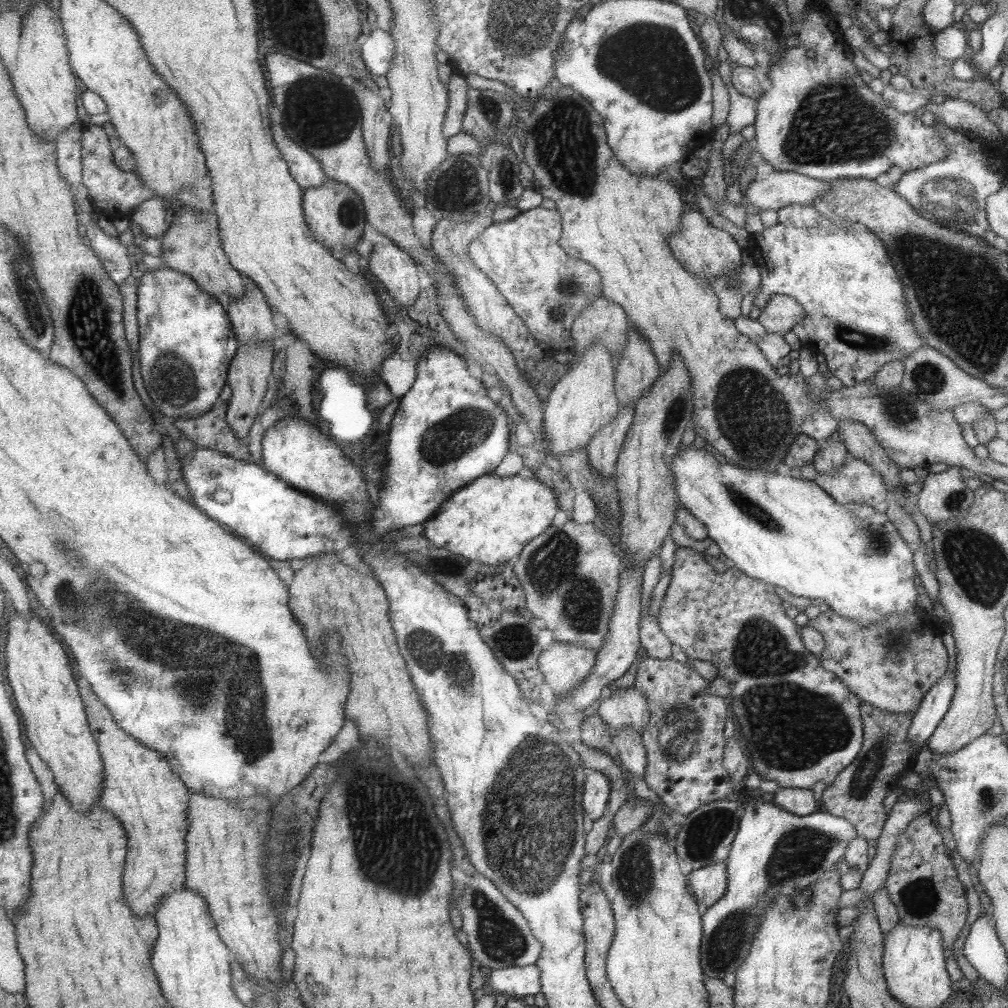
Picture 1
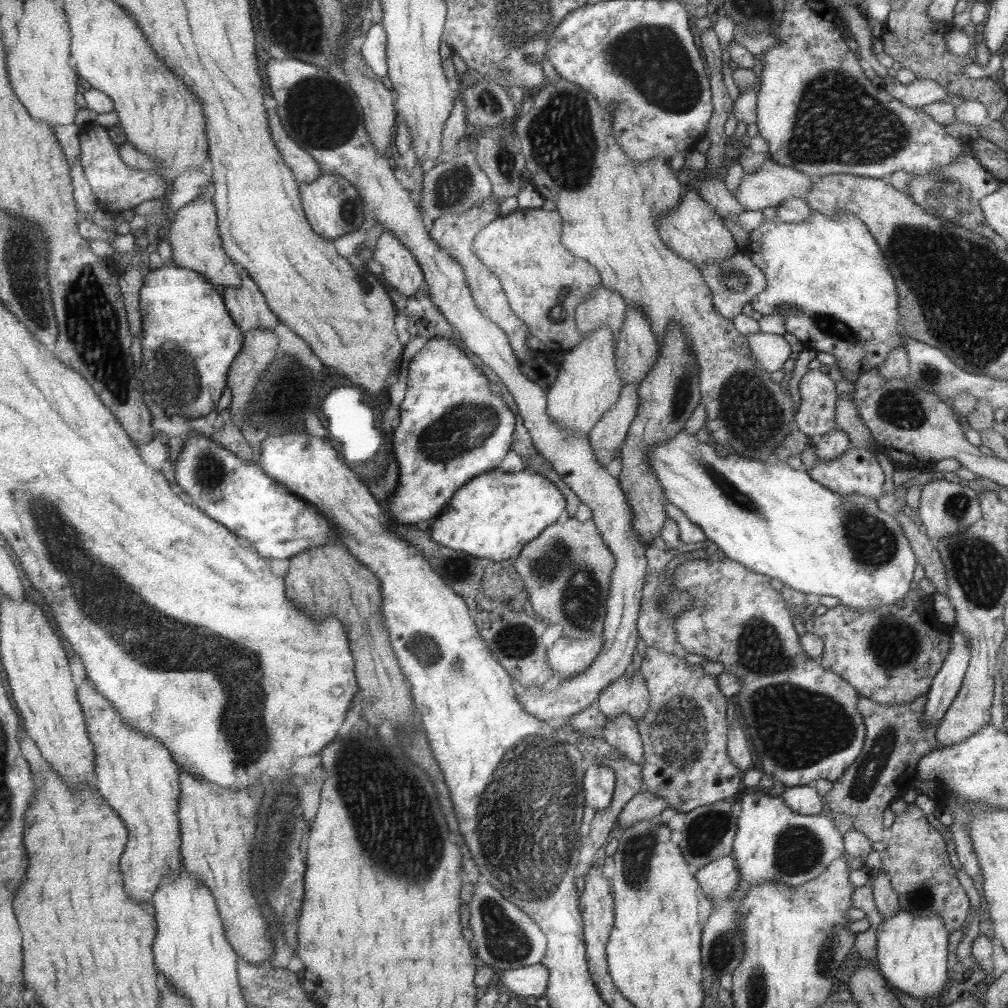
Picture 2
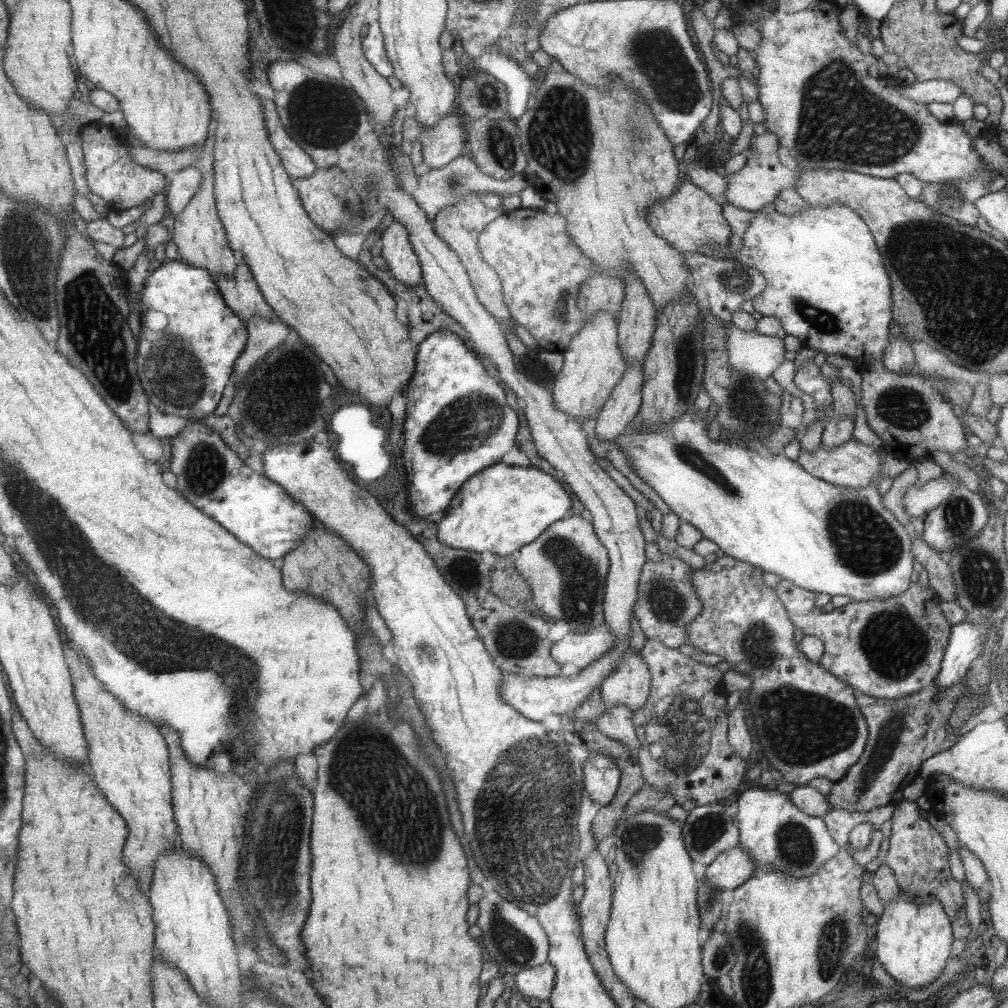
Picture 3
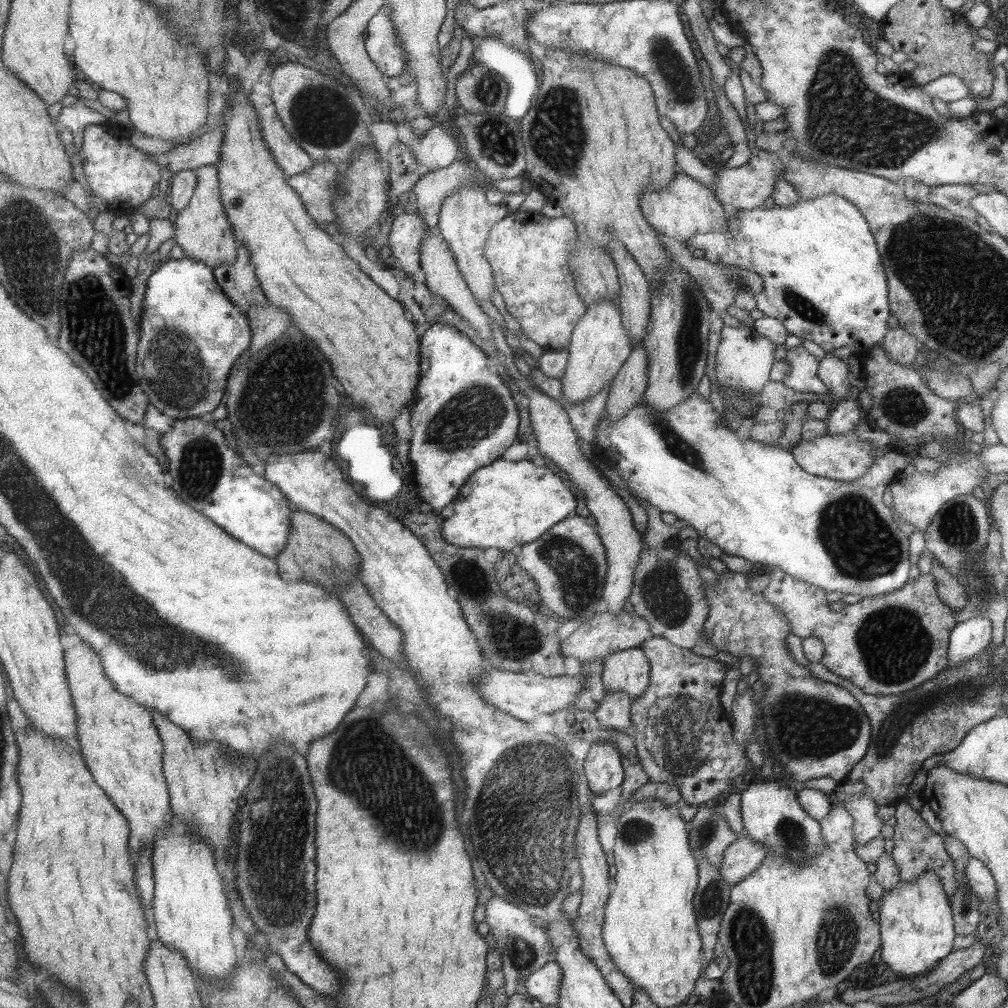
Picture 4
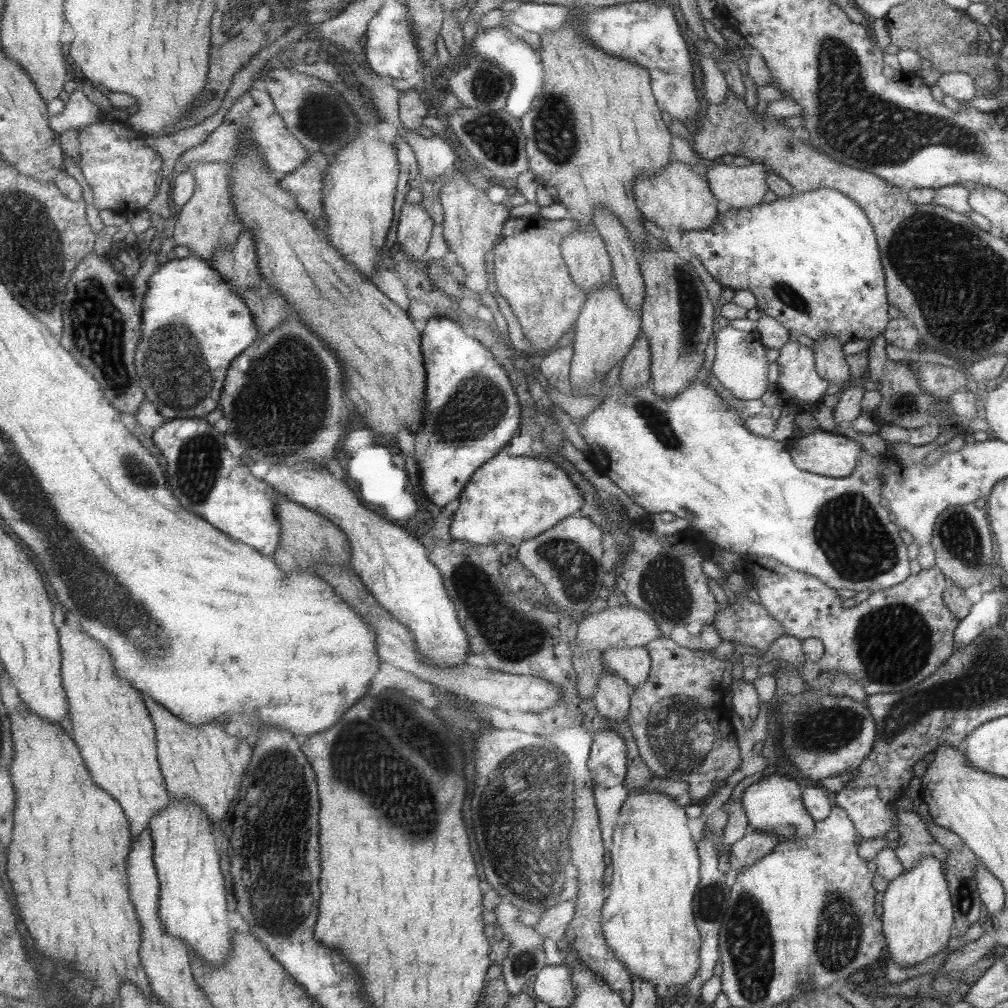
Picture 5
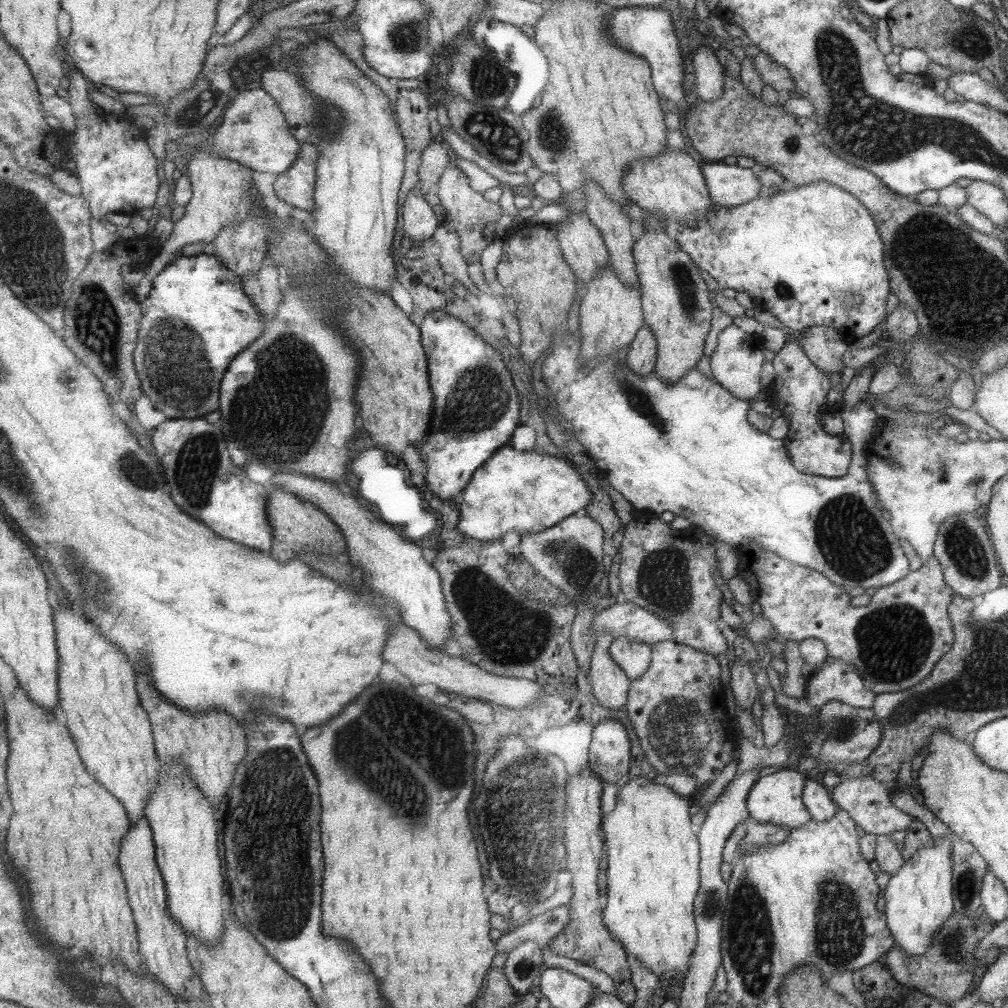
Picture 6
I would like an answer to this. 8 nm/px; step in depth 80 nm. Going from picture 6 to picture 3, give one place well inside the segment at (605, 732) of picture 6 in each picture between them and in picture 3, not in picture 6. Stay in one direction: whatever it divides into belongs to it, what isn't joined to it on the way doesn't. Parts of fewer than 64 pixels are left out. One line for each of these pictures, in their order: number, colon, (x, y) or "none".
3: (601, 776)
4: (601, 766)
5: (606, 760)

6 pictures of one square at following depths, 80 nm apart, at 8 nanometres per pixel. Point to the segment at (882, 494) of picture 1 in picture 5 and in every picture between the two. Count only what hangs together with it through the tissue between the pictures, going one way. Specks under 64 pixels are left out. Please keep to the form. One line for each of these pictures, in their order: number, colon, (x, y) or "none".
2: (856, 471)
3: (851, 464)
4: (842, 457)
5: (826, 454)

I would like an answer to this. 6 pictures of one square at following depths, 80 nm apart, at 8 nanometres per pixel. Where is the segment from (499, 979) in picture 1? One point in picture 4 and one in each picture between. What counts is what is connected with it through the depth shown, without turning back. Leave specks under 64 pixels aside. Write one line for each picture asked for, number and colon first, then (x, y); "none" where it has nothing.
2: (531, 980)
3: (537, 982)
4: (543, 984)

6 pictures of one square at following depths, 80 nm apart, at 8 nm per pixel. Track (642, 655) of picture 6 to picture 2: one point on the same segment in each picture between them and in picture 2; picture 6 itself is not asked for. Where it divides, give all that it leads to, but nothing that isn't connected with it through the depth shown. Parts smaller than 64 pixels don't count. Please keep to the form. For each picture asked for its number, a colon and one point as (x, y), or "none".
2: (628, 695)
3: (630, 684)
4: (627, 671)
5: (632, 664)

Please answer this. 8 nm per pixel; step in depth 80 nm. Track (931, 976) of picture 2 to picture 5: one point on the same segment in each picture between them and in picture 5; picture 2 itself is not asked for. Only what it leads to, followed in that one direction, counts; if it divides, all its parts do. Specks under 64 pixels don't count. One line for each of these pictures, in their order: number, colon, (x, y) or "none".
3: (913, 940)
4: (916, 928)
5: (917, 918)

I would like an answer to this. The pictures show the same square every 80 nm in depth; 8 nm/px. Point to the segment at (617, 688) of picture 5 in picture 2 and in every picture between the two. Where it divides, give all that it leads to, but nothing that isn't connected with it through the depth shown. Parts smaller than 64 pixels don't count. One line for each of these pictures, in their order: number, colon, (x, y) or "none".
2: (621, 733)
3: (616, 722)
4: (613, 712)

